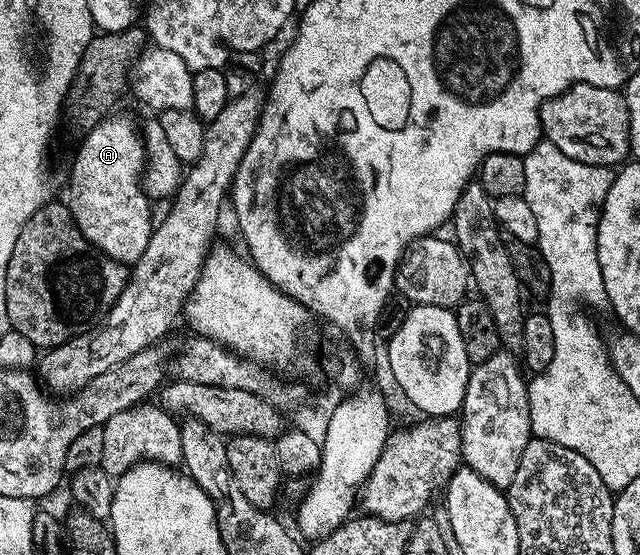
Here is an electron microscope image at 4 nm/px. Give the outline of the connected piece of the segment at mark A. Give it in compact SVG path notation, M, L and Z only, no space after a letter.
M115 112L105 117L92 131L81 138L82 150L74 157L74 174L70 177L70 214L80 227L84 239L101 253L106 253L119 263L133 263L144 255L146 238L154 232L155 218L146 218L146 206L151 200L142 189L142 174L146 168L146 145L142 141L139 122Z

